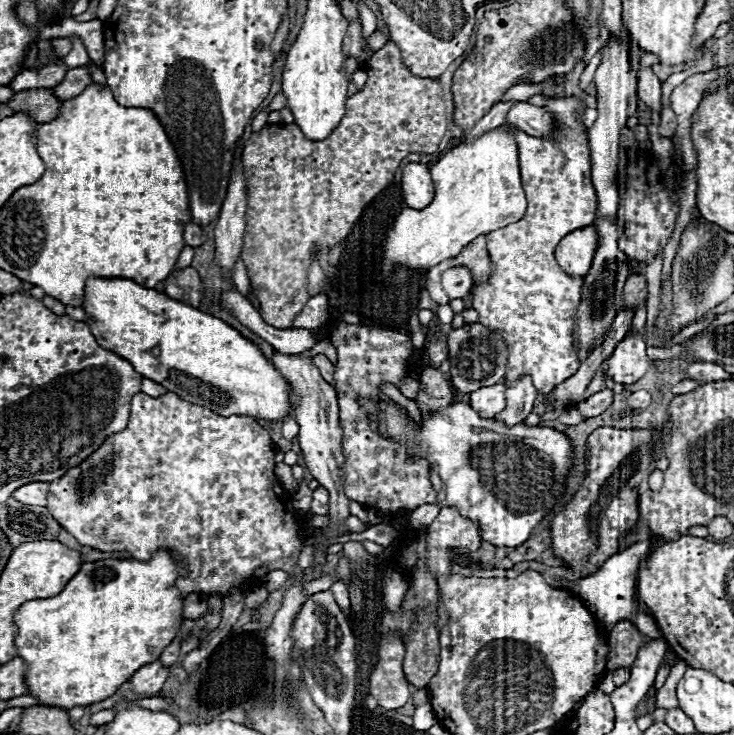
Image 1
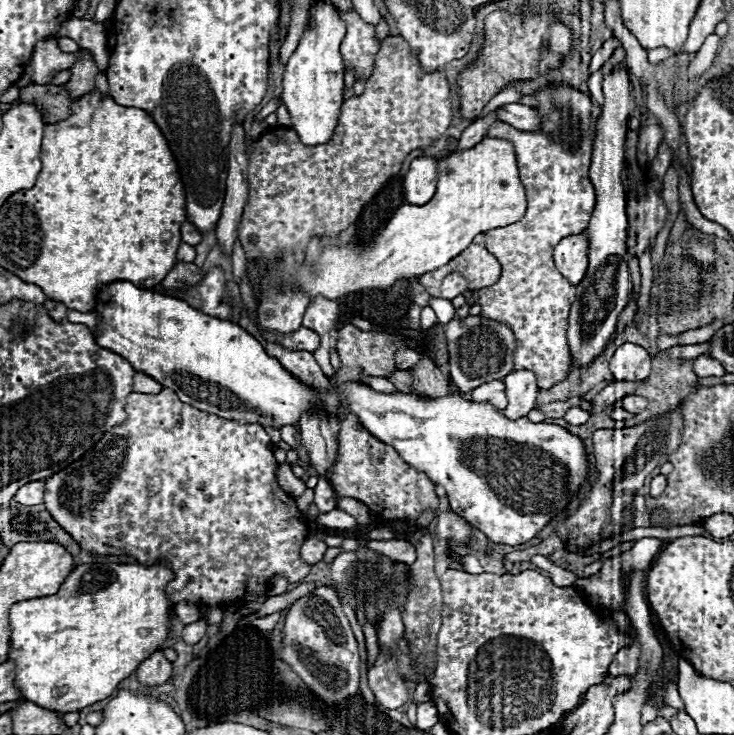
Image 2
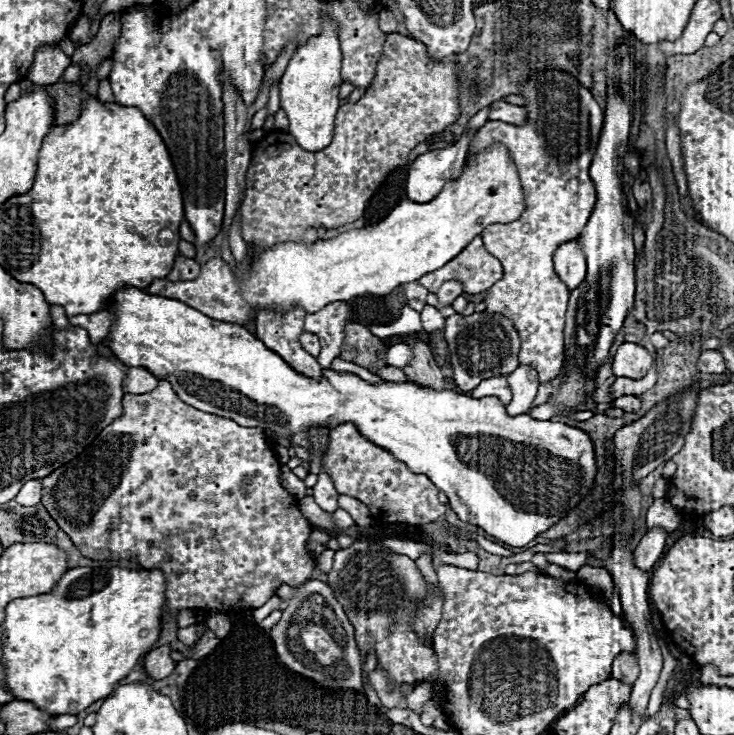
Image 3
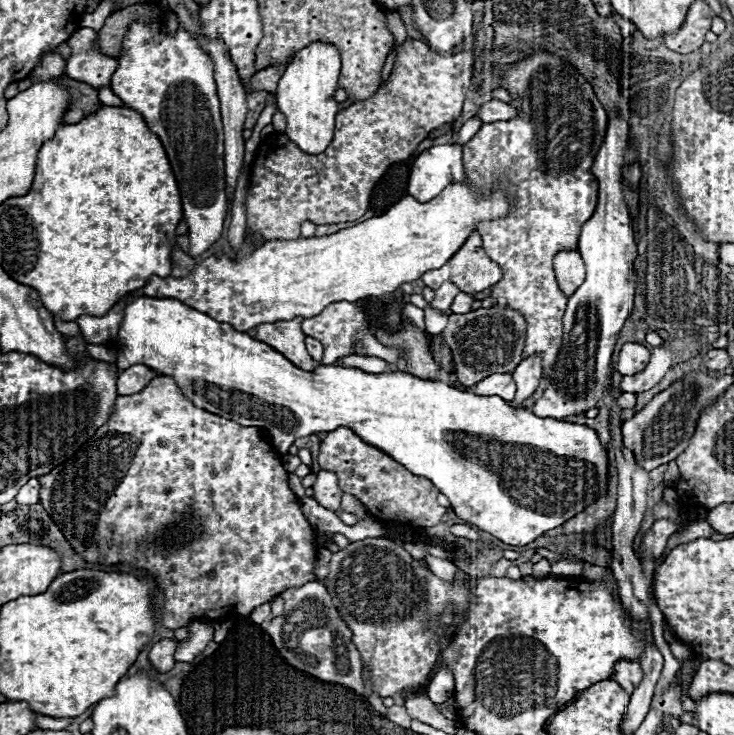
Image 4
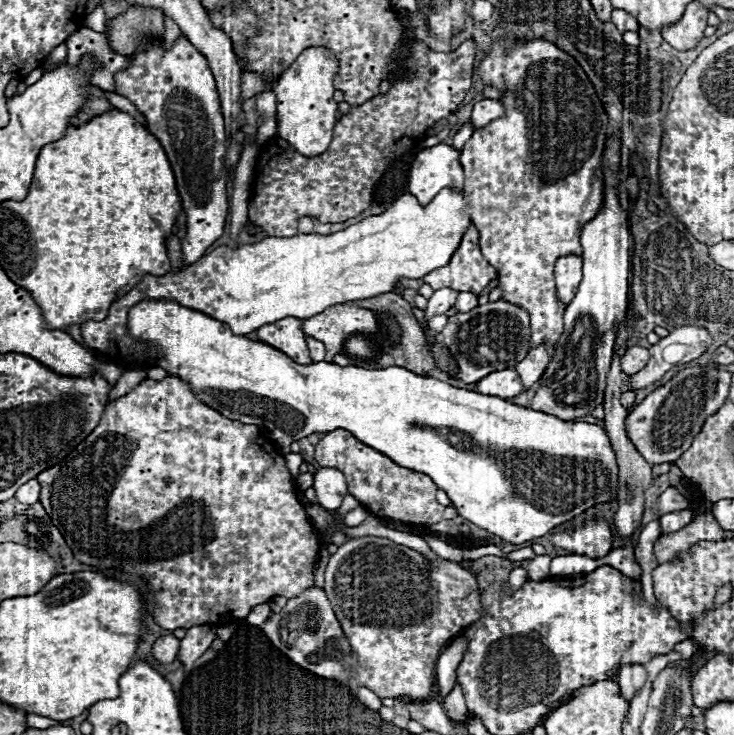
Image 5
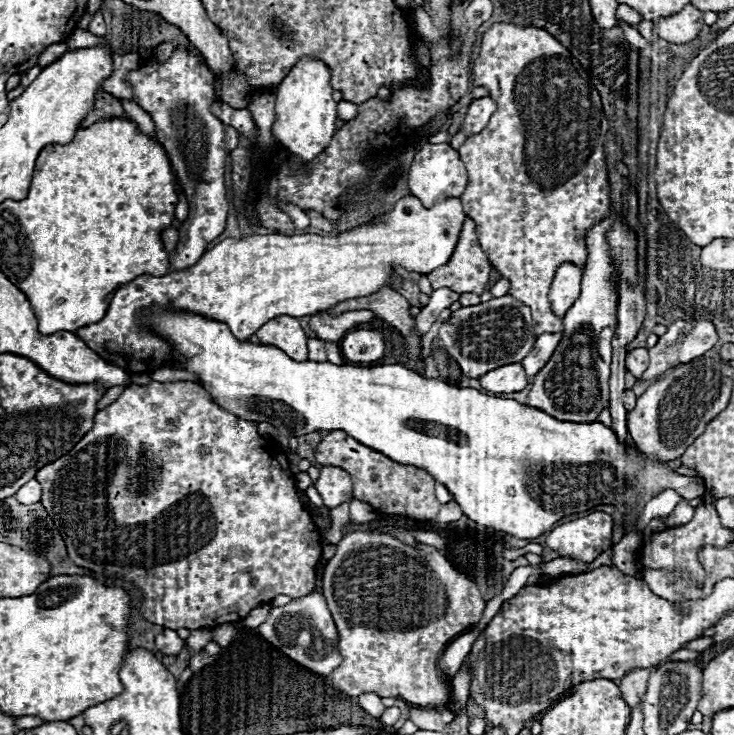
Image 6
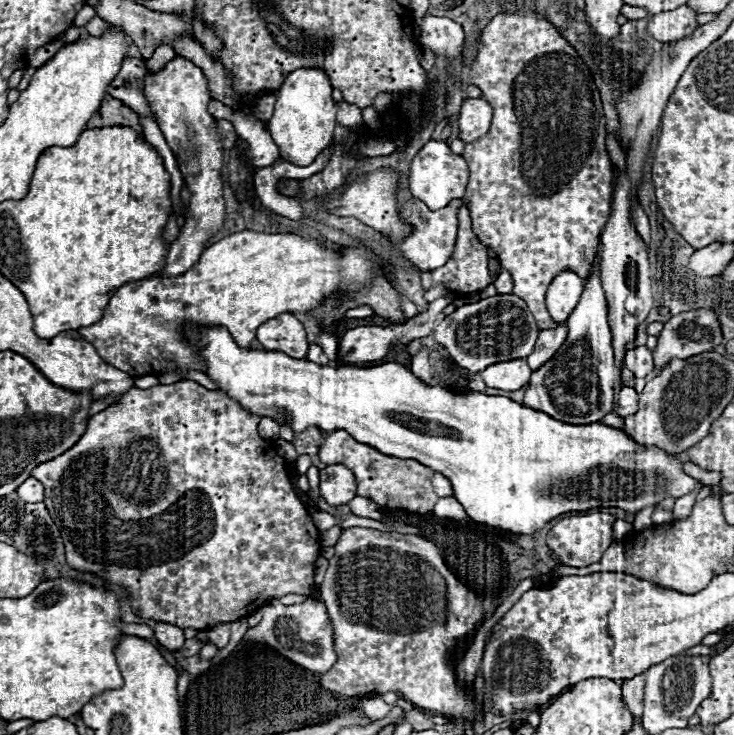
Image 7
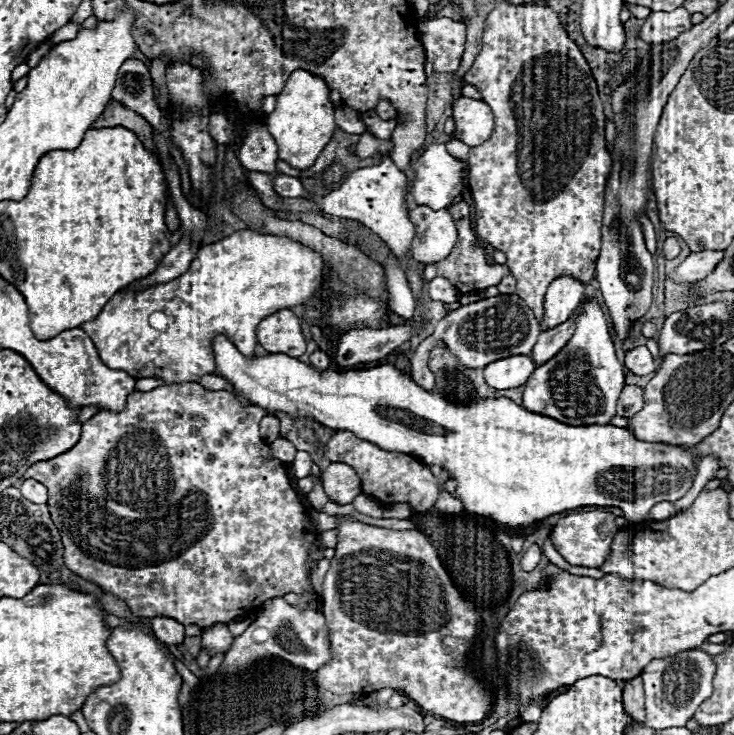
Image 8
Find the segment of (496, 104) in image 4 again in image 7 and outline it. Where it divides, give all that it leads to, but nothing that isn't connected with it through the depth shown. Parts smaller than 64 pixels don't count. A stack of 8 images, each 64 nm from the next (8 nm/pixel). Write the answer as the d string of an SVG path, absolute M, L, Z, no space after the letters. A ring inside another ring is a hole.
M464 98L458 112L458 138L468 142L476 142L484 136L484 130L490 130L492 122L492 106L484 98Z

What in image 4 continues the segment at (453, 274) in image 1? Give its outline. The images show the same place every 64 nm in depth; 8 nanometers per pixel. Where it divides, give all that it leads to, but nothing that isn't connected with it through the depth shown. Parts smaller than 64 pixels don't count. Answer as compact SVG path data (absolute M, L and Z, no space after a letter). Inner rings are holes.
M446 282L446 286L440 286L440 288L436 290L436 296L434 296L434 300L430 302L430 308L438 310L438 312L450 310L450 306L452 306L452 302L454 302L454 298L456 298L458 292L460 292L460 290L458 290L456 286L450 286L450 282Z

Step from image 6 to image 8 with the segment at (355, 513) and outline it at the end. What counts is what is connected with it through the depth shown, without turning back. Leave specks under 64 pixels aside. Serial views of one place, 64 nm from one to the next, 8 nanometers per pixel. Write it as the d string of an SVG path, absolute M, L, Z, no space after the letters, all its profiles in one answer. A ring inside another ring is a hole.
M366 494L356 496L356 498L354 498L354 502L352 502L352 506L354 506L358 512L366 514L366 516L382 518L382 506L380 506L380 502L378 502L378 500L374 500L374 498L370 498L370 496L366 496Z

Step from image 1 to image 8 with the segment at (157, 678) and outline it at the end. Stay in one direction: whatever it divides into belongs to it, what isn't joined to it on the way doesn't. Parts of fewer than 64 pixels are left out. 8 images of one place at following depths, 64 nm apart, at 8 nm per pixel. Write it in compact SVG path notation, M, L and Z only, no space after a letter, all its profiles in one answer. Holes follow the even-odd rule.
M154 616L154 618L150 618L150 626L152 626L156 638L168 646L180 644L184 640L184 626L180 622L176 622L174 618Z

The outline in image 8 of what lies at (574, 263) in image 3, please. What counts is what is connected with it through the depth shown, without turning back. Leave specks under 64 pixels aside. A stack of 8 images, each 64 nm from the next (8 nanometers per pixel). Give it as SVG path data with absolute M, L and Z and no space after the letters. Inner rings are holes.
M570 276L556 278L544 298L544 316L540 320L542 330L550 330L574 314L574 310L584 300L584 286Z

